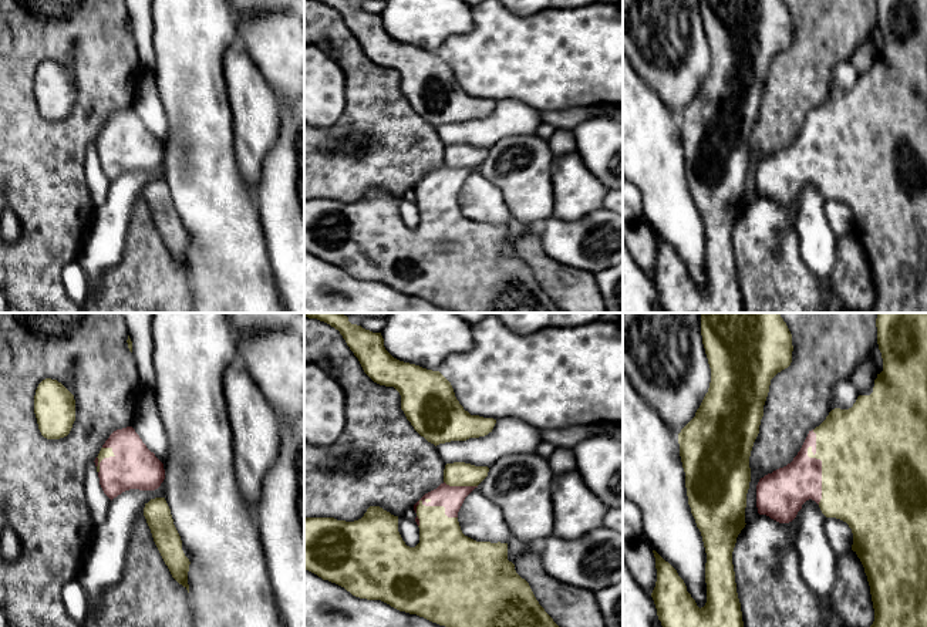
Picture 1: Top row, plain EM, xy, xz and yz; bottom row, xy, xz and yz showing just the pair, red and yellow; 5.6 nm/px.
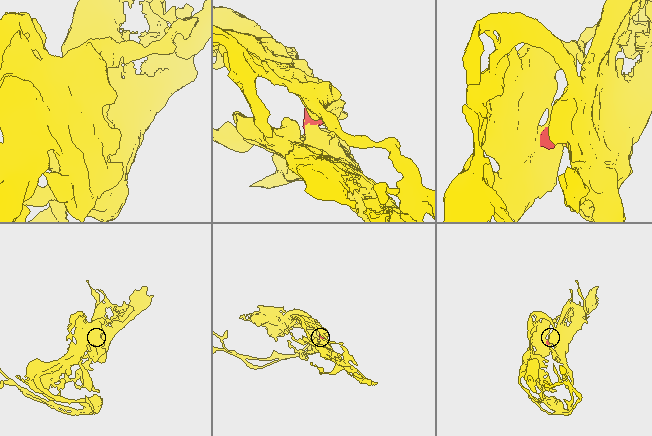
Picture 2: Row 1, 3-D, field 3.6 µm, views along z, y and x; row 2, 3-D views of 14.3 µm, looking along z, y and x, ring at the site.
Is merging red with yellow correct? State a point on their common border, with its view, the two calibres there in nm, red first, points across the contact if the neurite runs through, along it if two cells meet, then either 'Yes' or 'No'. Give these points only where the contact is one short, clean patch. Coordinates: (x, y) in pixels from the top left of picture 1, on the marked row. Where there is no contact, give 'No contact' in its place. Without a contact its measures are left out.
Touches red at yz (821, 467). Thickness 260 nm (red) against 500 nm. Yes

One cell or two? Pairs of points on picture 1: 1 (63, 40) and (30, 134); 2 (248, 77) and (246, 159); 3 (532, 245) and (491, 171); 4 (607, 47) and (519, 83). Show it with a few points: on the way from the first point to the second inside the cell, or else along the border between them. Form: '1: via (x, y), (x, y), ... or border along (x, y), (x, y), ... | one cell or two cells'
1: via (37, 54), (23, 68), (23, 108) | one cell
2: via (248, 97), (248, 140) | one cell
3: border along (532, 225), (539, 226) | two cells
4: via (586, 56), (540, 61) | one cell

